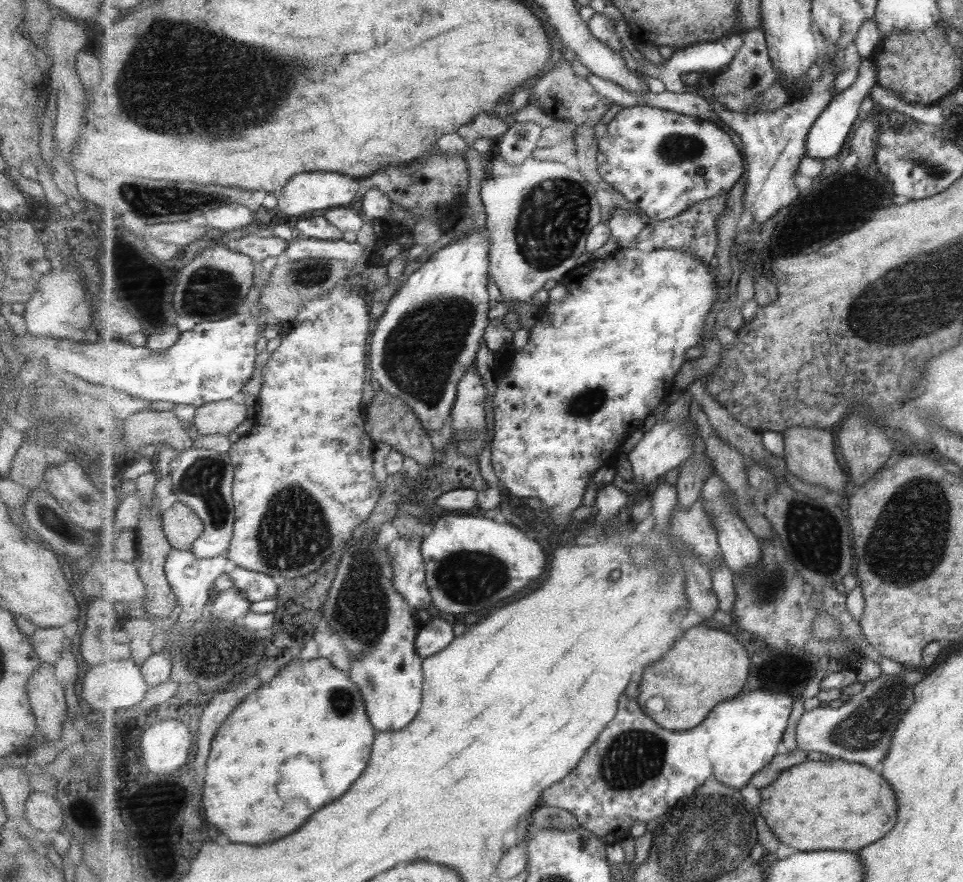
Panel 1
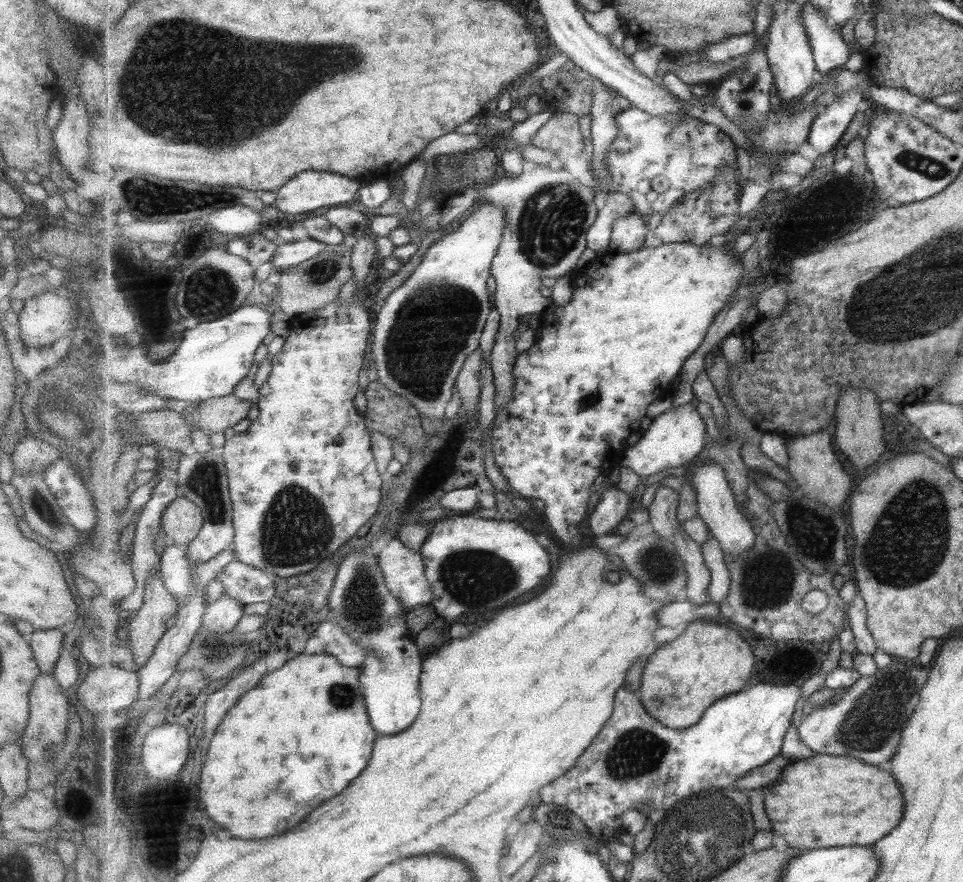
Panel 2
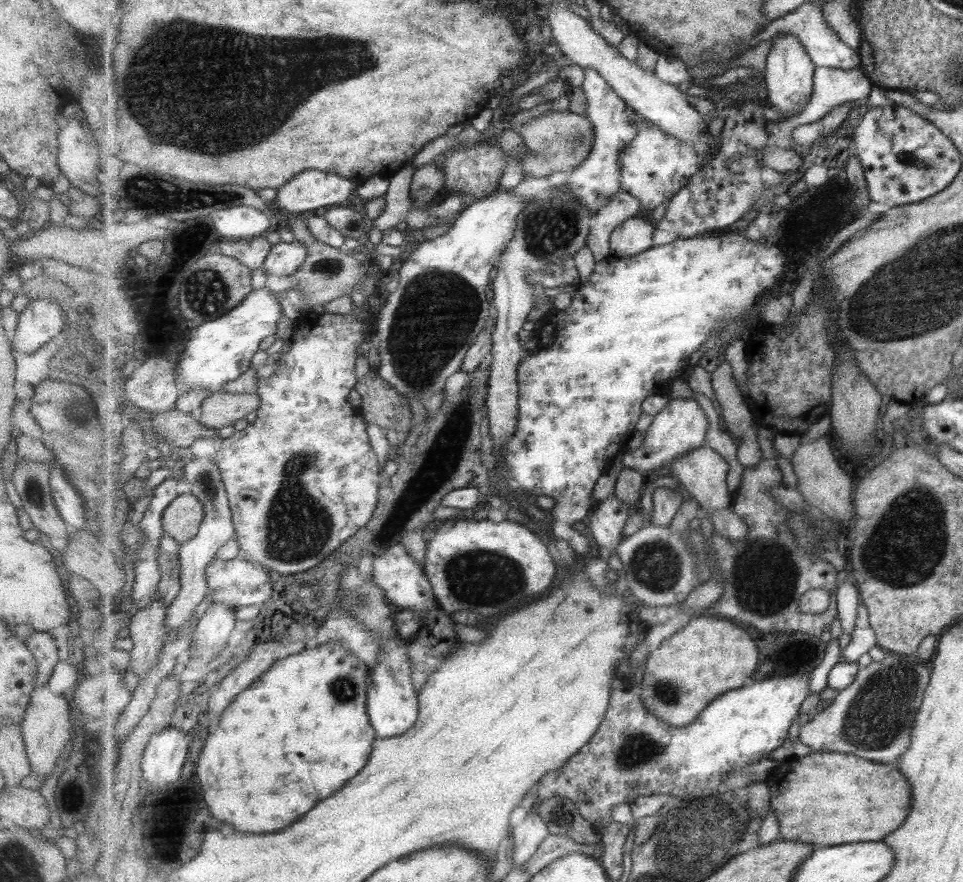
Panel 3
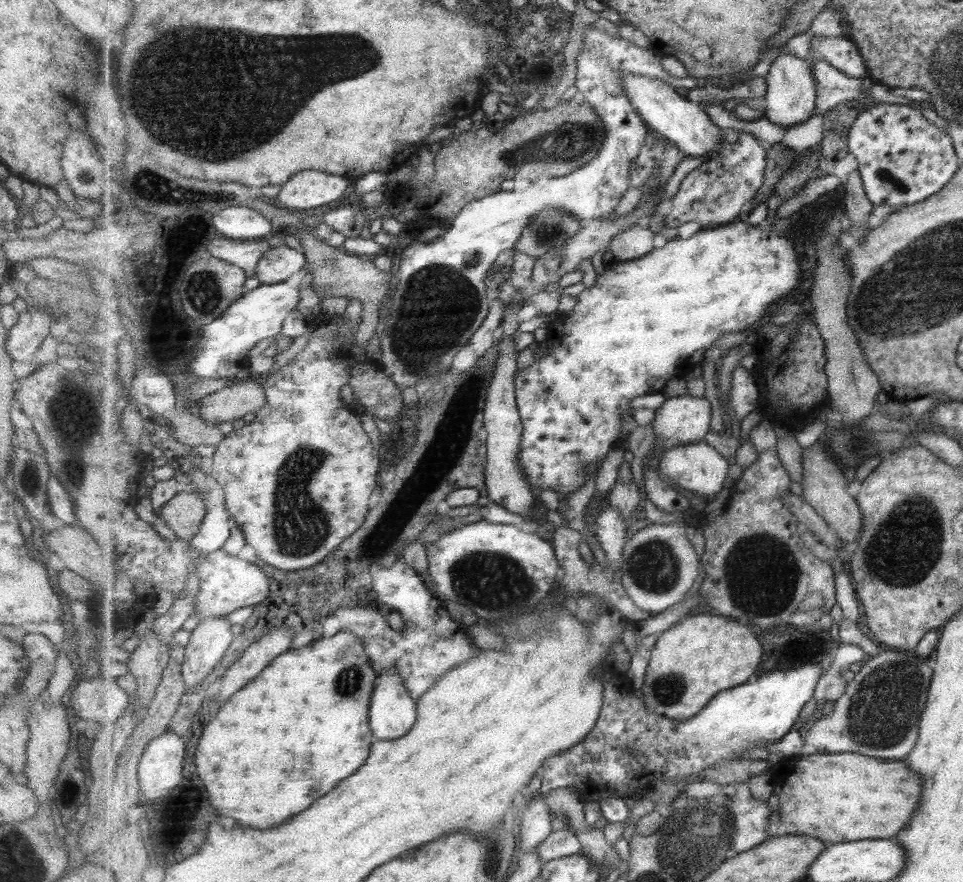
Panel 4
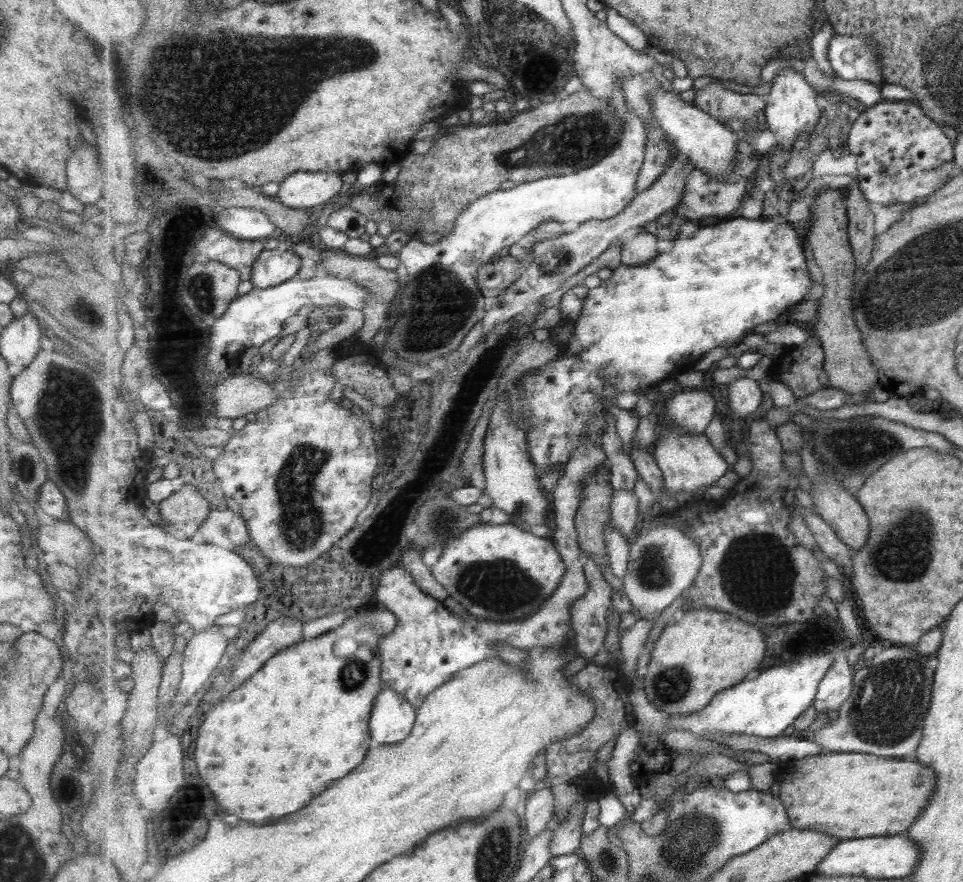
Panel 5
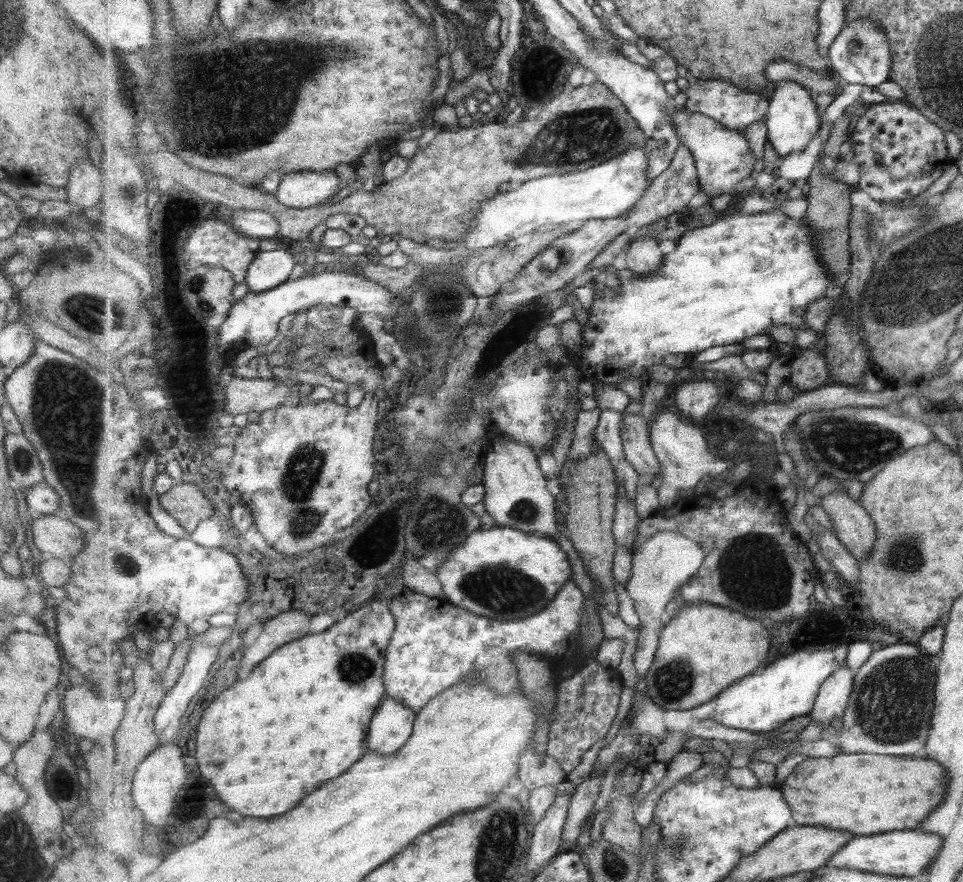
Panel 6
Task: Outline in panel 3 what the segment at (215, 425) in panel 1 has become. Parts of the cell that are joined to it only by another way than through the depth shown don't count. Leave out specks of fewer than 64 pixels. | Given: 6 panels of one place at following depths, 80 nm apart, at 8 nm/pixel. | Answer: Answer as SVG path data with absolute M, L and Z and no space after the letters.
M217 391L201 402L200 424L211 429L234 426L247 414L257 413L262 405L258 391L254 393L227 393Z

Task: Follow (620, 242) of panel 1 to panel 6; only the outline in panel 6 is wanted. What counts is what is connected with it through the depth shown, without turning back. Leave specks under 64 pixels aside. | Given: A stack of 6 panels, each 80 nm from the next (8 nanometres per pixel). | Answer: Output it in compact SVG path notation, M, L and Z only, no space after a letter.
M639 236L626 250L626 265L637 277L647 277L663 267L666 257L654 238Z

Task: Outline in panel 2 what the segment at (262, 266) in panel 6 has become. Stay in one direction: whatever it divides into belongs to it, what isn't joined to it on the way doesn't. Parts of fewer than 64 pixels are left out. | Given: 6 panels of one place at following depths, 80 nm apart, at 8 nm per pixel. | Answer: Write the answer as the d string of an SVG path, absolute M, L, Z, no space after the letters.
M311 238L303 241L293 240L291 243L281 242L272 256L272 264L275 267L273 274L278 274L279 271L282 273L282 270L291 269L292 266L296 267L306 260L311 260L321 251L340 252L345 255L350 253L350 249L339 244L337 246L325 244Z

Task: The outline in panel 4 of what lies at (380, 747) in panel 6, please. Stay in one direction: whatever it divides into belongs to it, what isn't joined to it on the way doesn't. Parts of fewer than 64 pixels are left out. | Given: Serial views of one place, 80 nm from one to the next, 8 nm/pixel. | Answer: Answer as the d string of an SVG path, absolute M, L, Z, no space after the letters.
M399 672L377 678L372 697L370 727L376 740L397 740L418 721L418 703L405 688Z

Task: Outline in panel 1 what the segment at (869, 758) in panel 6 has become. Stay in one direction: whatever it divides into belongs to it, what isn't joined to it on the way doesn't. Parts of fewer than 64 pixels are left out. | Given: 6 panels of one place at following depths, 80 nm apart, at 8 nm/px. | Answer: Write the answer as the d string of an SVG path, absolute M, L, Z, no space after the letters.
M843 759L805 761L788 768L771 786L760 791L760 798L759 810L773 832L797 851L840 850L857 853L885 838L899 822L899 801L888 780L871 767Z

